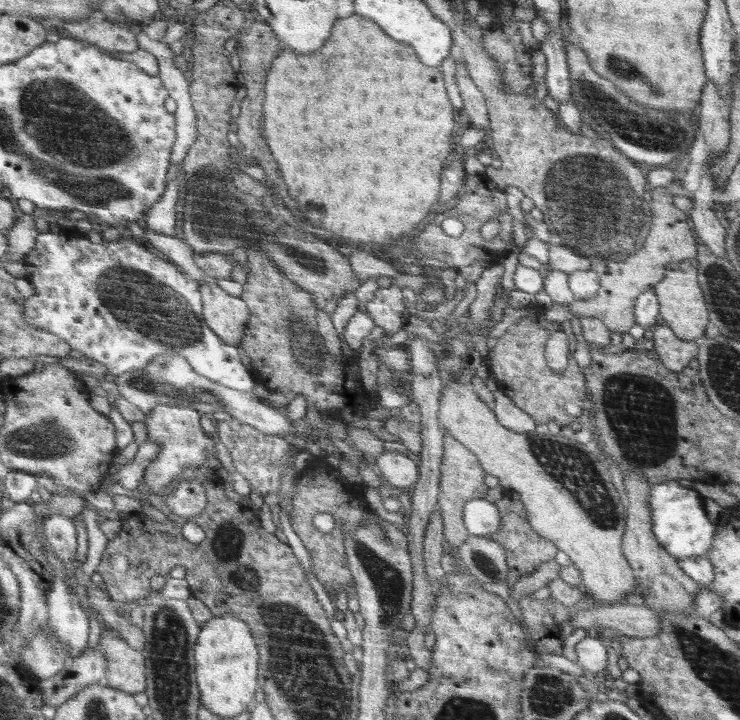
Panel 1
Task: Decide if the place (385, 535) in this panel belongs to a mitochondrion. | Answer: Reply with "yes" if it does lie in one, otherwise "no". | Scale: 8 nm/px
yes

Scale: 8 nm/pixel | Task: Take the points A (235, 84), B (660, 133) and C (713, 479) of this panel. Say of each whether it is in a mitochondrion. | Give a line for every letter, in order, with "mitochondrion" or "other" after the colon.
A: other
B: mitochondrion
C: other

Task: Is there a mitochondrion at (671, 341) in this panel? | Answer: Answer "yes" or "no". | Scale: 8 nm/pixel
no

